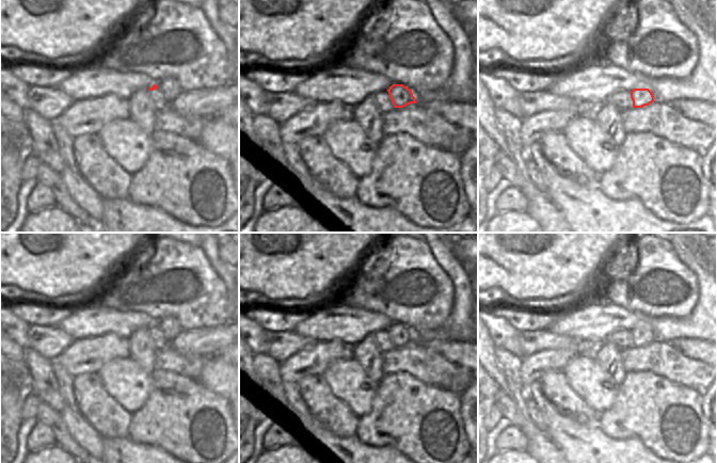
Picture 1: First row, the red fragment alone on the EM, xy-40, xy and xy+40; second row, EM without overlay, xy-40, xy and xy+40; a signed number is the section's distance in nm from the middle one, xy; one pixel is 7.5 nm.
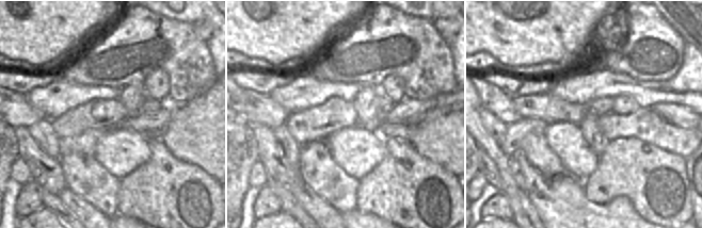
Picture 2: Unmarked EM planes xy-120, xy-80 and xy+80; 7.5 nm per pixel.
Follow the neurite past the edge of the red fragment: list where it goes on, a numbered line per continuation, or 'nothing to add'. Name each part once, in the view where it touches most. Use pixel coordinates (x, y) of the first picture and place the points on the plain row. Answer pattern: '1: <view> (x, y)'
1: xy-40 (170, 325)

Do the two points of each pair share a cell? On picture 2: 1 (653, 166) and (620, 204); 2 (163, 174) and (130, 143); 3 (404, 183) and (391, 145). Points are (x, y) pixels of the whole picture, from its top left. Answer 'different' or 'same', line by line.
1: different
2: different
3: same

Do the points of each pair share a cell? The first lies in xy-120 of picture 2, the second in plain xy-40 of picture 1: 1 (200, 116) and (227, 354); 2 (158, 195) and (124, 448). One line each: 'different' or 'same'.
1: different
2: different

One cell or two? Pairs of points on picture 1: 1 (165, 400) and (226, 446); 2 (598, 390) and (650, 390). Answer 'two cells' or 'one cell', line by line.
1: one cell
2: two cells

